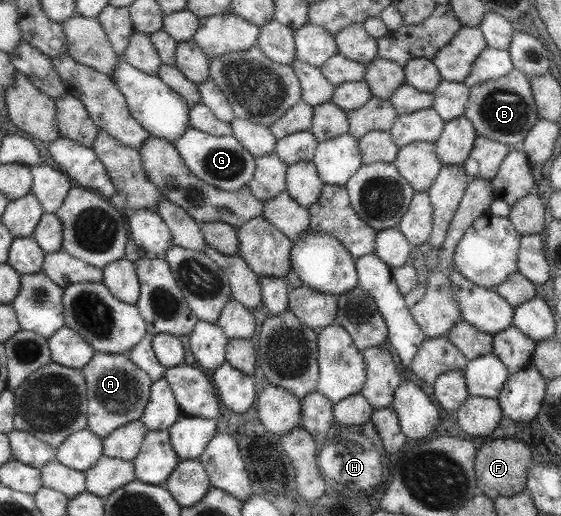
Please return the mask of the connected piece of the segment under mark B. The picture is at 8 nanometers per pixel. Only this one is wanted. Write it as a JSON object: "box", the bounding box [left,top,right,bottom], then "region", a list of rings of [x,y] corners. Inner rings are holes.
{"box":[462,69,538,146],"region":[[[511,69],[505,76],[470,86],[468,88],[468,99],[462,115],[472,124],[477,135],[507,146],[522,142],[526,132],[538,119],[530,82],[517,69]]]}

